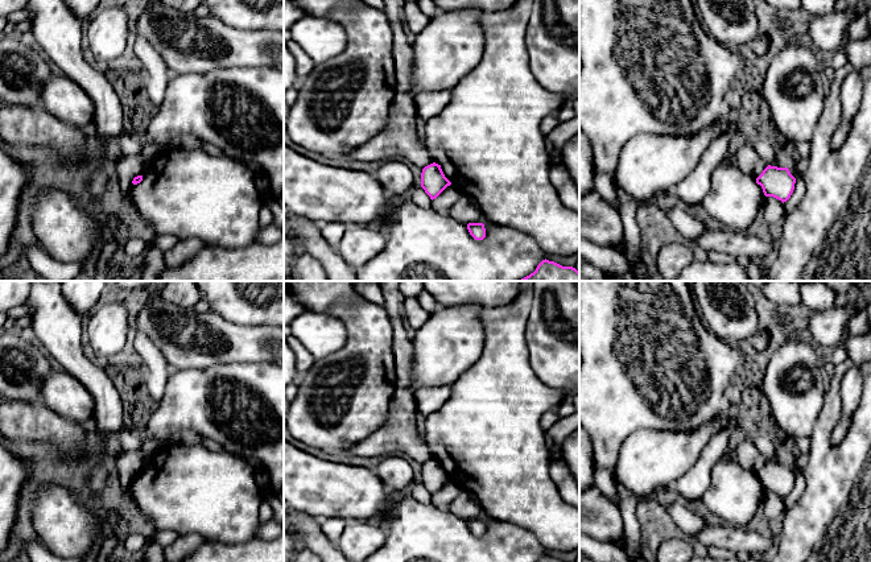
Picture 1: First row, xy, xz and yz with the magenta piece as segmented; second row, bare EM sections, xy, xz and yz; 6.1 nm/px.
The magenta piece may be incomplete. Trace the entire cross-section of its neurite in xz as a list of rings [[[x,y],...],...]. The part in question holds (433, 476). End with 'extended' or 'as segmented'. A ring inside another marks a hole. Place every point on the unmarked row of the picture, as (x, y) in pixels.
[[[433,458],[422,464],[421,483],[430,492],[436,495],[451,478],[445,472],[441,460]]] | as segmented

